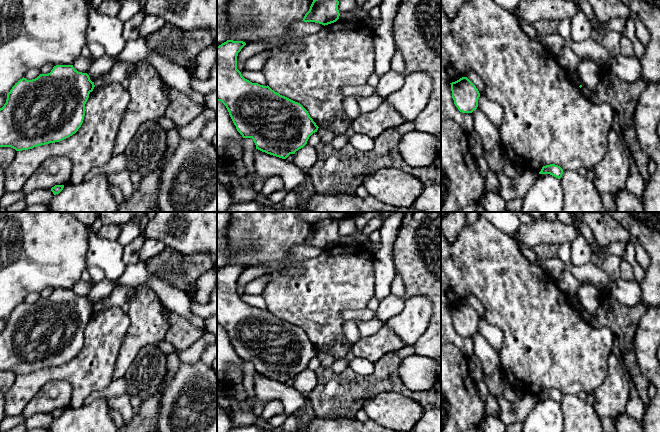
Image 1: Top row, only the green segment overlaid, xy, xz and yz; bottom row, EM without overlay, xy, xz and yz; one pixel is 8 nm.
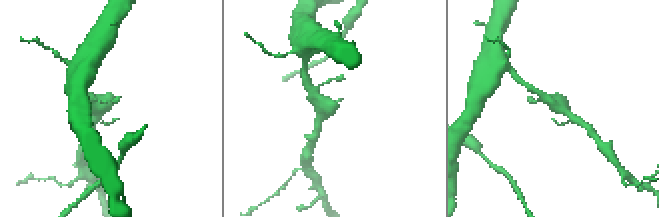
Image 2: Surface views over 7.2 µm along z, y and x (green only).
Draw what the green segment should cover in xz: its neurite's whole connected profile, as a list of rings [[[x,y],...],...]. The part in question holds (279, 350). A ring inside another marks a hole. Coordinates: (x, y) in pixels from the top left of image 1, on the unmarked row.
[[[227,264],[217,270],[217,325],[226,330],[242,361],[253,363],[256,373],[286,383],[303,372],[319,351],[300,327],[242,300],[237,293],[237,280],[245,269],[243,265]]]

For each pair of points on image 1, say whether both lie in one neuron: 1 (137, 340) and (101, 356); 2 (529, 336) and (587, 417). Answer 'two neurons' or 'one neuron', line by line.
1: two neurons
2: two neurons

